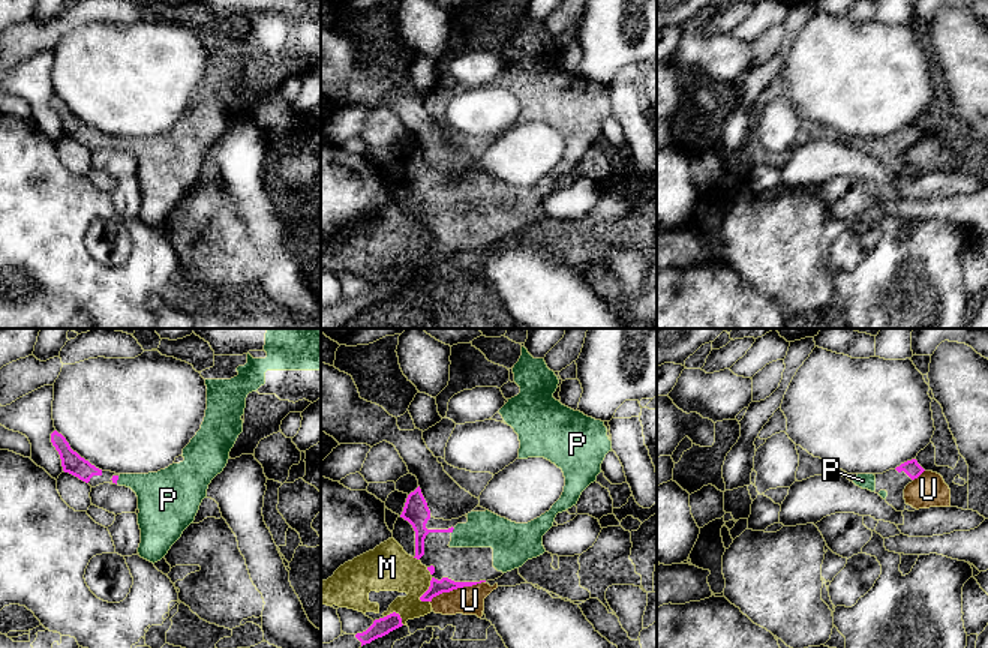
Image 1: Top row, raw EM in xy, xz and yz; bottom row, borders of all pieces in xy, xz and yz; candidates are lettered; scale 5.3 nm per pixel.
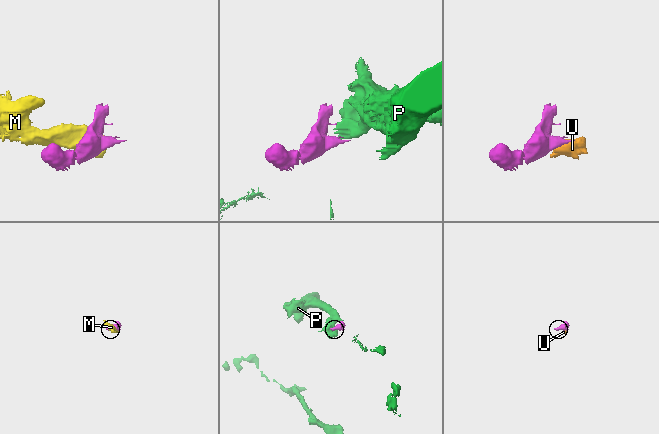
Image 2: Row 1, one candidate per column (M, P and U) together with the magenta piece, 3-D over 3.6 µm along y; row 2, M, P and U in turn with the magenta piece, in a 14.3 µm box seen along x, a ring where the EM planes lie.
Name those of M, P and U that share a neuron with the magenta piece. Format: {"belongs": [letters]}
{"belongs": []}

